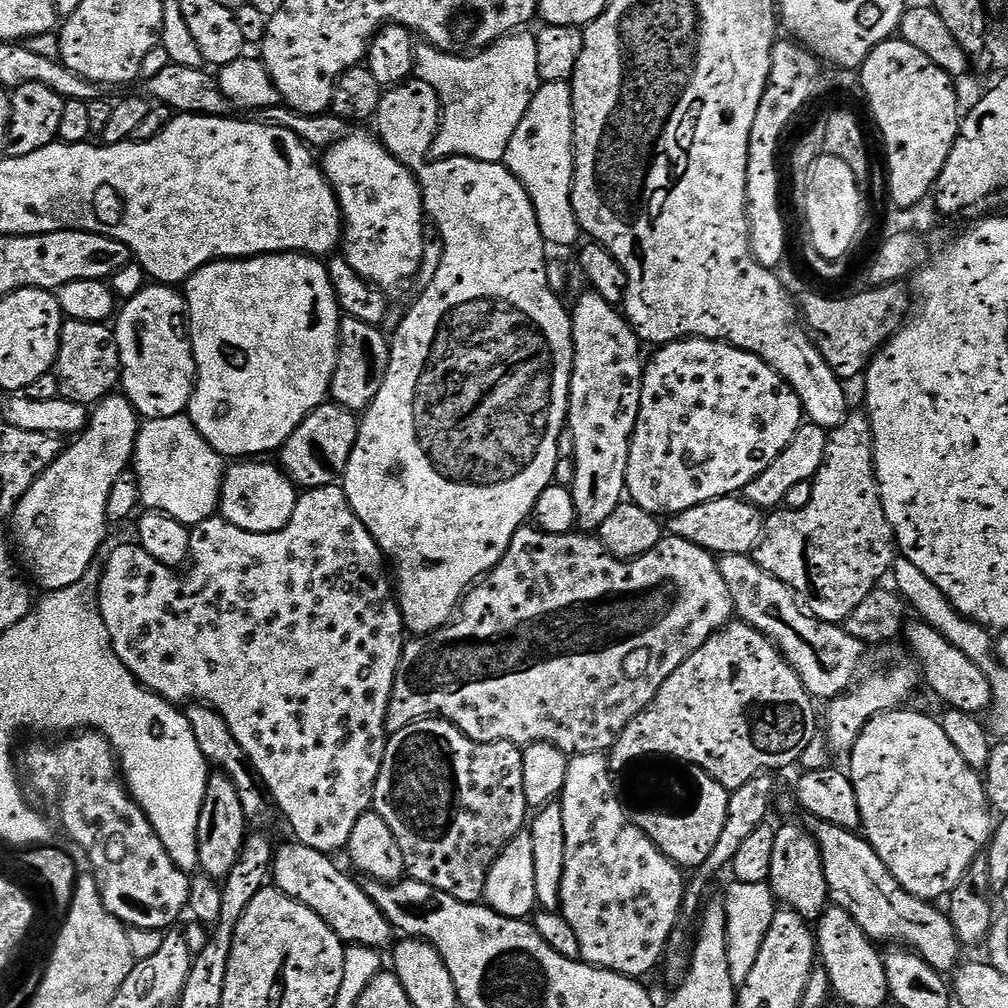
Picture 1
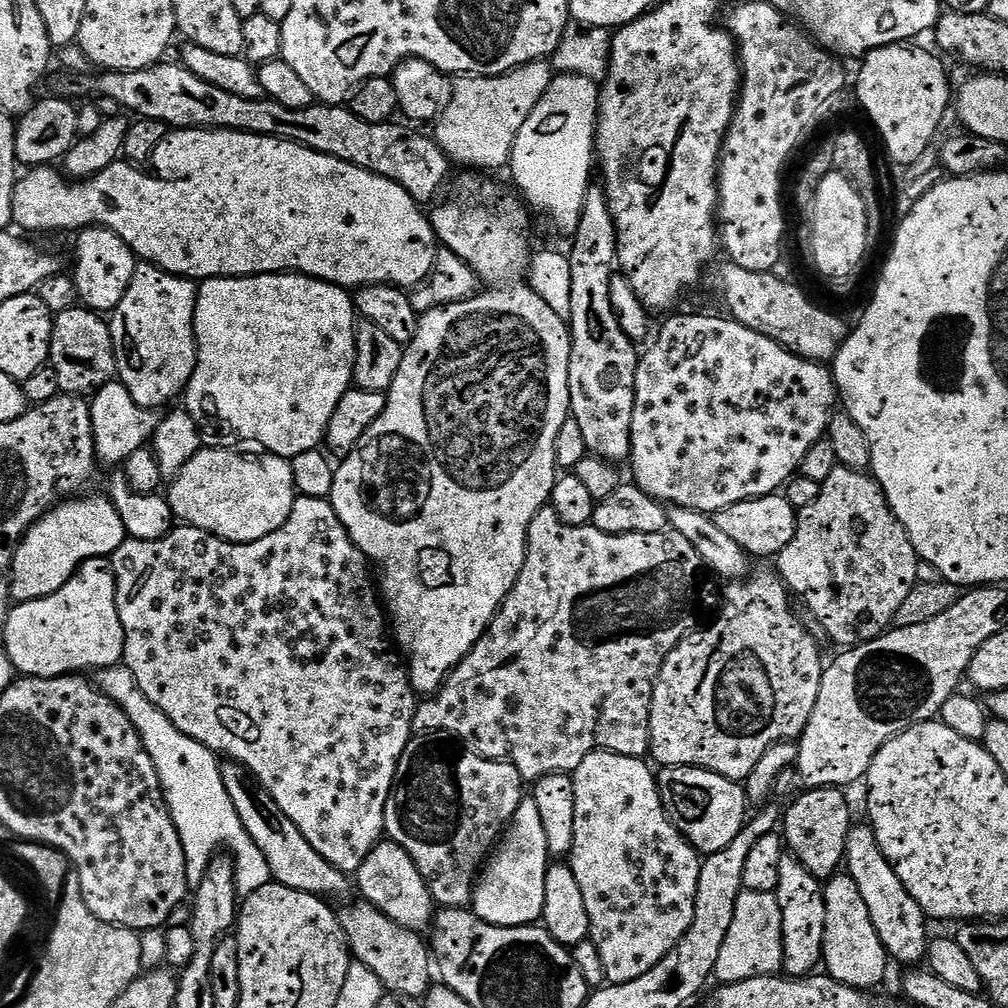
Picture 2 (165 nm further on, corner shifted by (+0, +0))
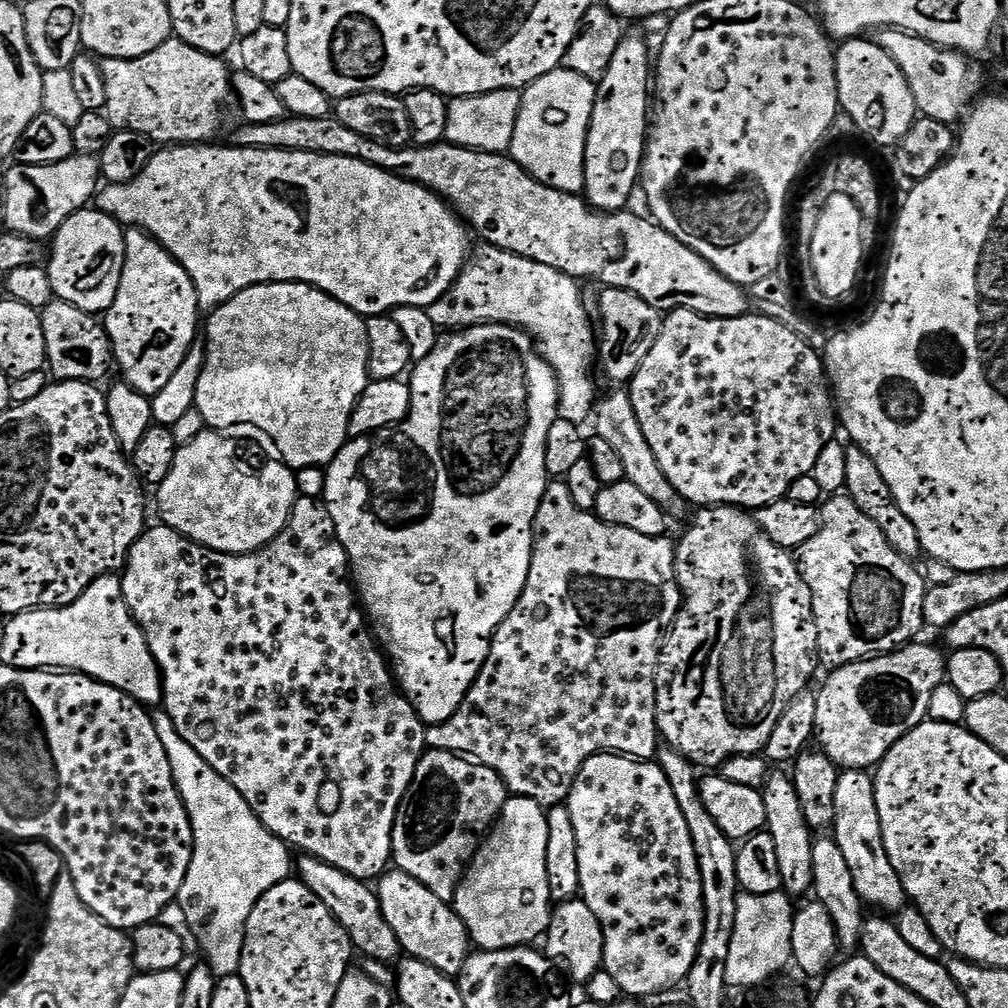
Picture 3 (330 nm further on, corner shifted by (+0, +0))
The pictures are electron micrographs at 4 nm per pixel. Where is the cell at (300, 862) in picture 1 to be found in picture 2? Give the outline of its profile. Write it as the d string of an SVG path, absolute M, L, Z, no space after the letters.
M359 903L348 904L338 912L353 961L370 966L370 970L378 974L378 982L382 982L389 993L405 998L423 997L434 980L430 948L425 937L421 933L398 926L398 922L386 918L386 914L378 911L373 904Z

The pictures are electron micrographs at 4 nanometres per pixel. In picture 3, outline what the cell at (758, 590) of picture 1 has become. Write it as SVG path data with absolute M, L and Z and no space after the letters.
M612 390L608 397L601 399L594 409L596 432L612 447L614 455L620 459L624 467L623 479L634 482L634 486L642 489L653 502L658 502L669 513L675 514L686 508L685 501L677 496L674 486L670 486L670 478L662 474L662 466L658 466L658 458L654 458L654 450L650 450L650 442L646 442L646 434L642 434L642 426L638 422L638 414L634 412L634 402L630 402L627 391Z

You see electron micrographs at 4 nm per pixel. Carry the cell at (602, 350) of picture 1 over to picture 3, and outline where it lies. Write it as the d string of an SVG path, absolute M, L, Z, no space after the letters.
M626 34L610 58L610 70L596 84L594 114L590 114L590 126L586 134L584 151L583 197L597 212L623 212L629 207L632 195L637 195L640 184L640 167L644 164L644 150L648 147L650 108L648 112L648 88L654 84L654 56L648 53L648 44L640 36Z

